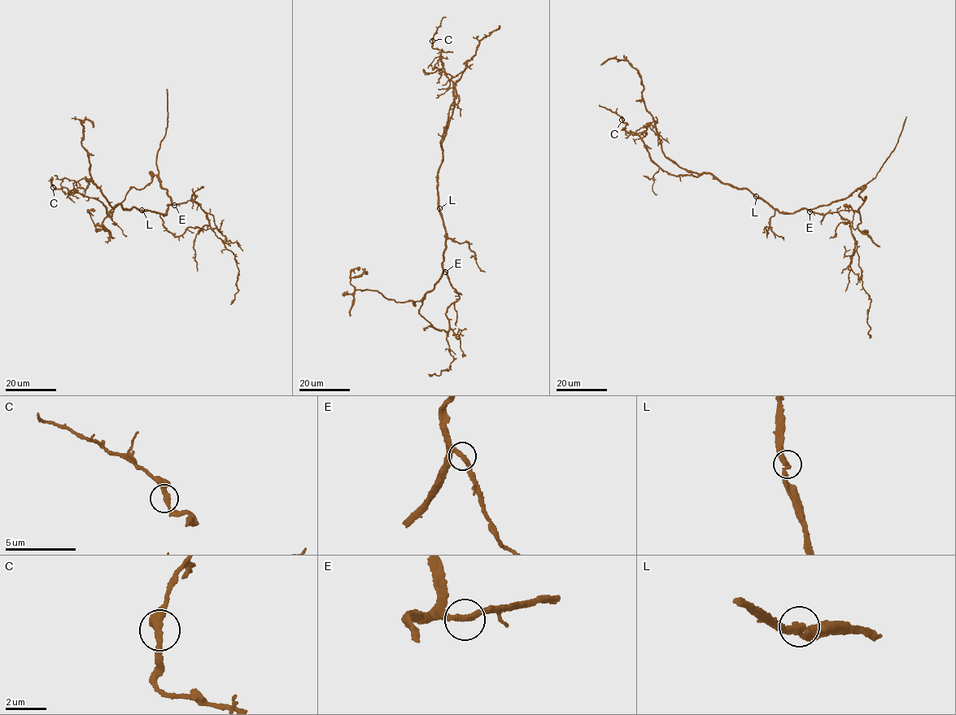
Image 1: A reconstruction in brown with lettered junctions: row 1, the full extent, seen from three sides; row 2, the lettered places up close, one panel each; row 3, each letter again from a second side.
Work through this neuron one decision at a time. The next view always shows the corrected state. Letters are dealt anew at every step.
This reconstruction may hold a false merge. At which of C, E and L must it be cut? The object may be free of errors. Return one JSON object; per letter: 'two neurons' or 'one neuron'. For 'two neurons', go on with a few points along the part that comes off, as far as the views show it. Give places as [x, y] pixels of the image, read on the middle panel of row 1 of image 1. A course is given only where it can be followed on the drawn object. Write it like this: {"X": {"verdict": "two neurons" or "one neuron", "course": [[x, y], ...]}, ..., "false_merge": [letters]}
{"C": {"verdict": "one neuron"}, "E": {"verdict": "one neuron"}, "L": {"verdict": "one neuron"}, "false_merge": []}

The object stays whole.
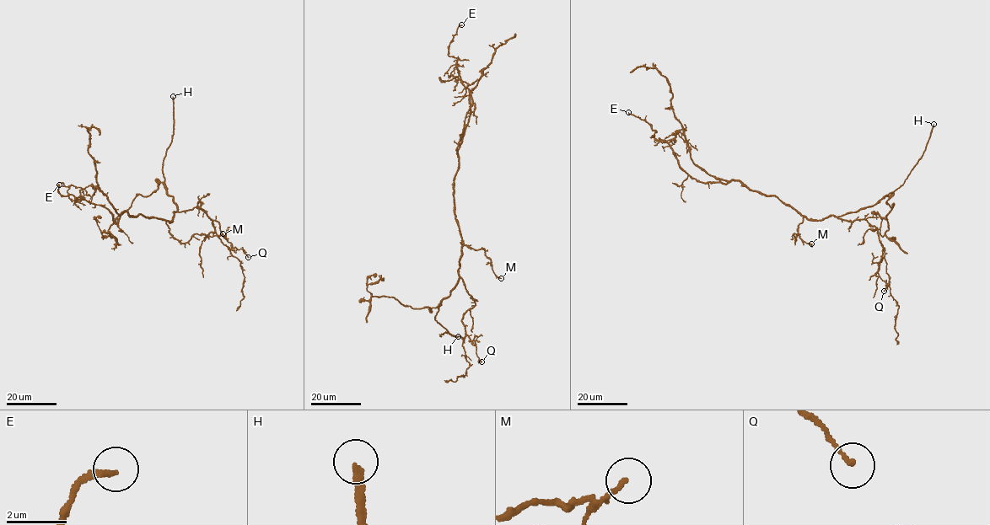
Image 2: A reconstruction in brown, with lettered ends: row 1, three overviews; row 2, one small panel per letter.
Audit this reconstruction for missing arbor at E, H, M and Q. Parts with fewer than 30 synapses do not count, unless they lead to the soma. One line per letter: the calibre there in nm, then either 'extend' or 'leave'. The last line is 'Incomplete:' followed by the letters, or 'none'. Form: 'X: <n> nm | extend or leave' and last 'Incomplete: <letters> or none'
E: 180 nm | leave
H: 200 nm | extend
M: 150 nm | leave
Q: 150 nm | leave
Incomplete: H

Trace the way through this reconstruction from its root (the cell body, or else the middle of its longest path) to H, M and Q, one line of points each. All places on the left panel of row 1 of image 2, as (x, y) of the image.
H: (153, 217), (169, 222), (177, 209), (174, 198), (168, 194), (162, 168), (174, 131), (173, 96)
M: (153, 217), (166, 221), (169, 233), (181, 243), (185, 243), (196, 233), (211, 237), (223, 233)
Q: (153, 217), (169, 222), (174, 211), (198, 207), (201, 202), (198, 208), (217, 222), (232, 247), (248, 257)

